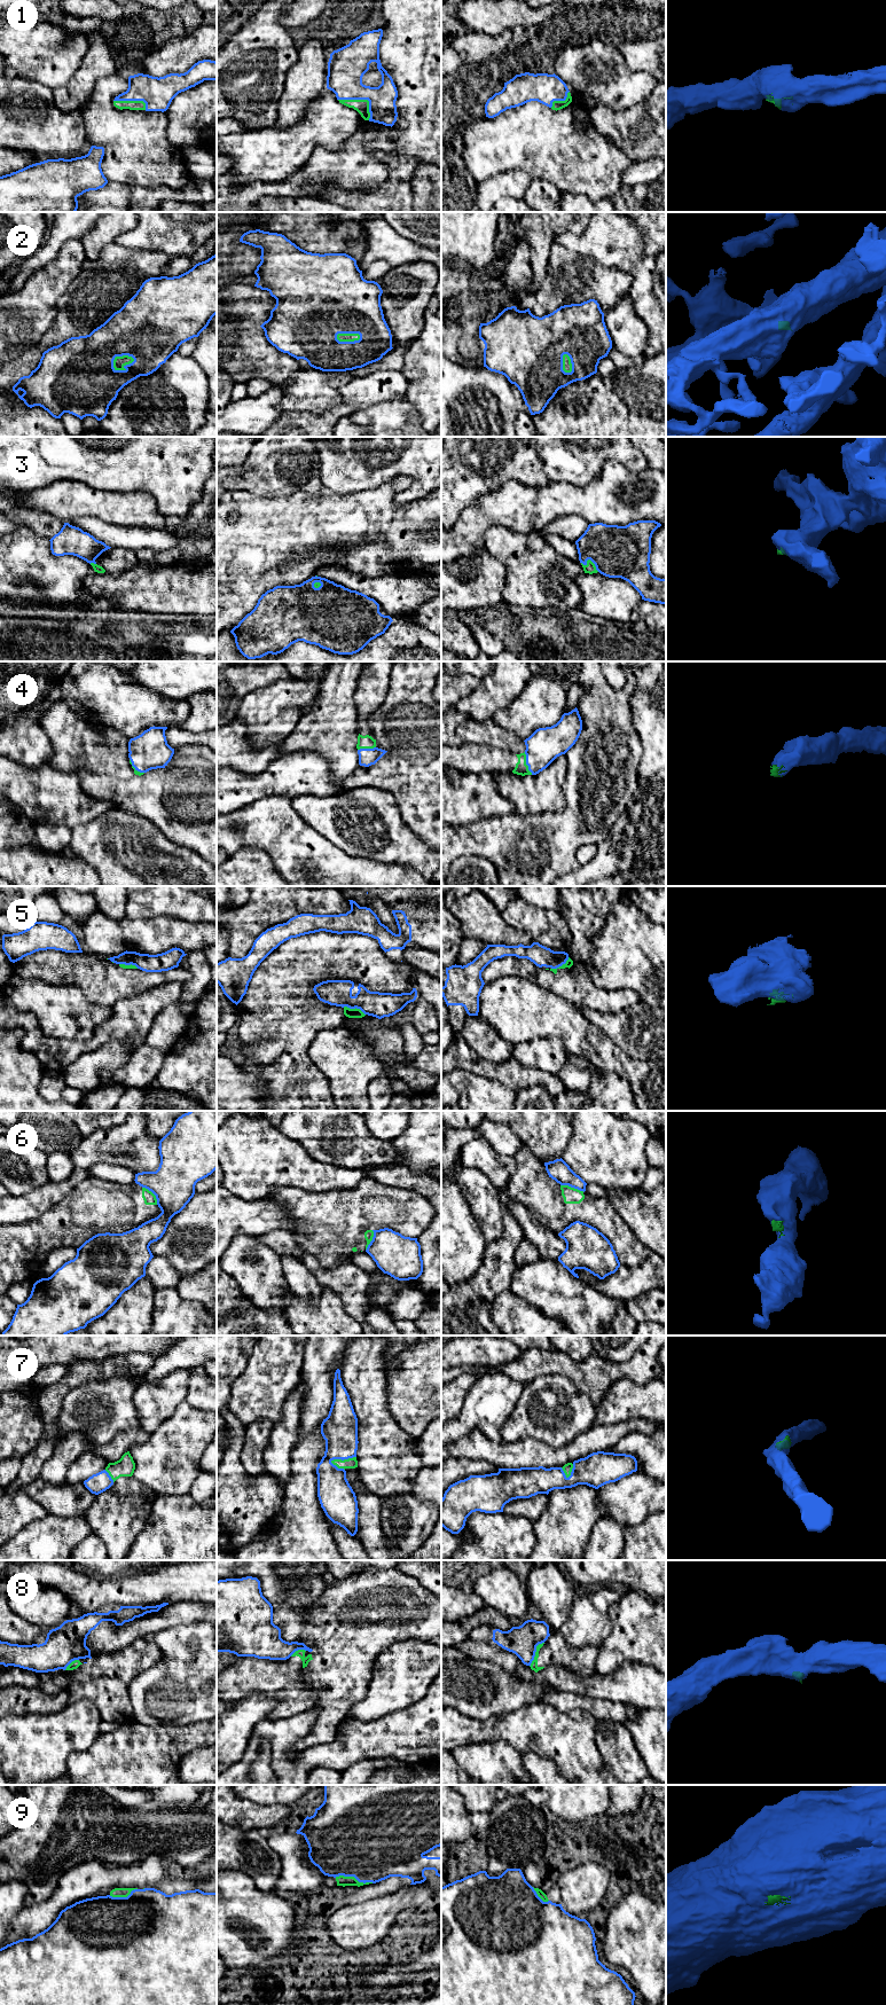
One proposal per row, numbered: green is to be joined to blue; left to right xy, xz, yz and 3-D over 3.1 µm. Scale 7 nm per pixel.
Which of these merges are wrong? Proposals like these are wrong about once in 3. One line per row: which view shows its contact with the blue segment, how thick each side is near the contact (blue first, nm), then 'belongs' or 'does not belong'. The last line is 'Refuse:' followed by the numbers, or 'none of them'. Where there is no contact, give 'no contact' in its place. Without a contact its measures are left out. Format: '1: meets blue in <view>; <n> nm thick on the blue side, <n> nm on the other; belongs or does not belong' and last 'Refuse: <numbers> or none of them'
1: meets blue in xz; 260 nm thick on the blue side, 100 nm on the other; belongs
2: meets blue in xy; 360 nm thick on the blue side, 80 nm on the other; belongs
3: meets blue in yz; 360 nm thick on the blue side, 70 nm on the other; belongs
4: meets blue in yz; 240 nm thick on the blue side, 90 nm on the other; belongs
5: meets blue in xz; 180 nm thick on the blue side, 70 nm on the other; does not belong
6: meets blue in yz; 150 nm thick on the blue side, 110 nm on the other; does not belong
7: meets blue in xz; 260 nm thick on the blue side, 80 nm on the other; belongs
8: meets blue in yz; 200 nm thick on the blue side, 50 nm on the other; does not belong
9: meets blue in xz; 500 nm thick on the blue side, 70 nm on the other; belongs
Refuse: 5, 6, 8

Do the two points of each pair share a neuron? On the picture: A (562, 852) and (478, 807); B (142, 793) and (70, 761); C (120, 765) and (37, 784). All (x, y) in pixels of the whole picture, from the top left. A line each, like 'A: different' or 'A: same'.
A: different
B: different
C: different

